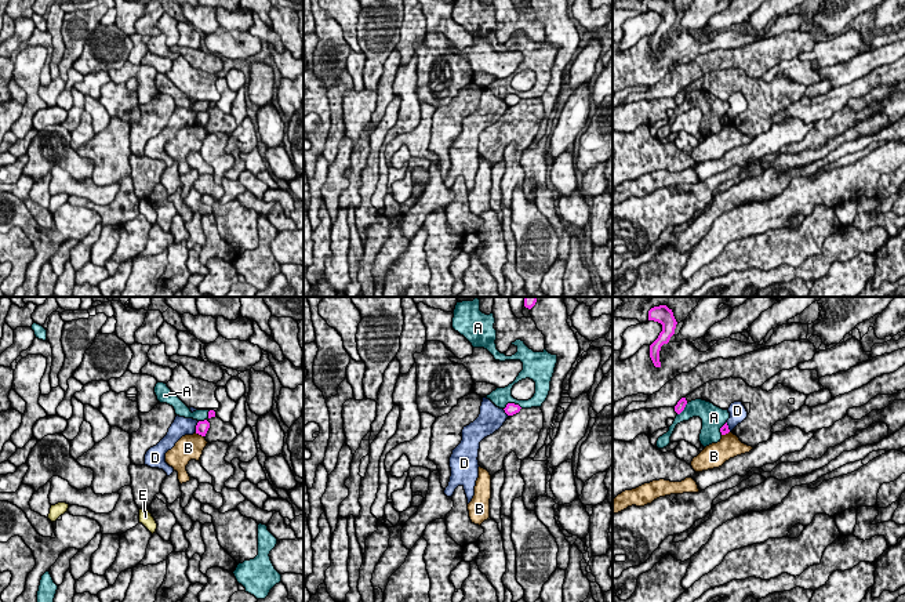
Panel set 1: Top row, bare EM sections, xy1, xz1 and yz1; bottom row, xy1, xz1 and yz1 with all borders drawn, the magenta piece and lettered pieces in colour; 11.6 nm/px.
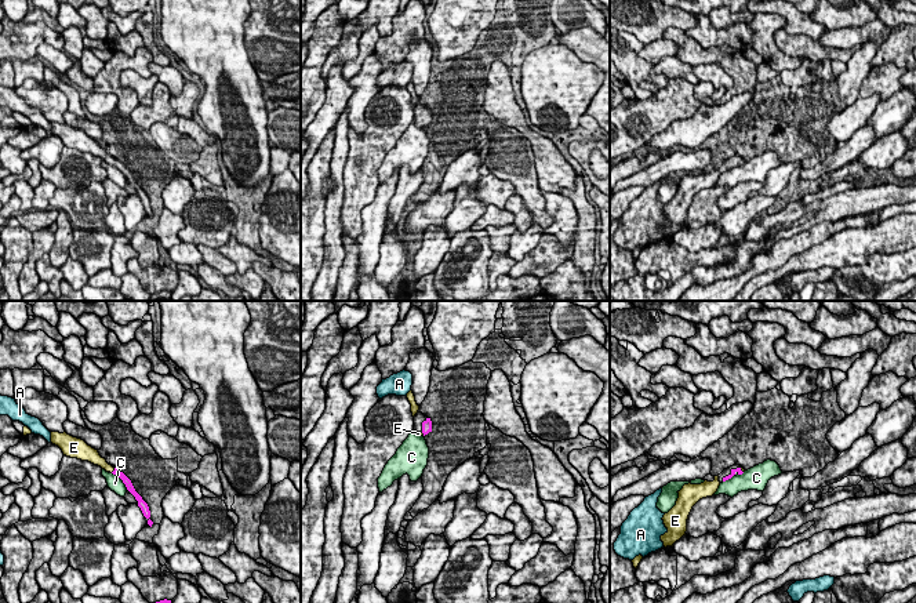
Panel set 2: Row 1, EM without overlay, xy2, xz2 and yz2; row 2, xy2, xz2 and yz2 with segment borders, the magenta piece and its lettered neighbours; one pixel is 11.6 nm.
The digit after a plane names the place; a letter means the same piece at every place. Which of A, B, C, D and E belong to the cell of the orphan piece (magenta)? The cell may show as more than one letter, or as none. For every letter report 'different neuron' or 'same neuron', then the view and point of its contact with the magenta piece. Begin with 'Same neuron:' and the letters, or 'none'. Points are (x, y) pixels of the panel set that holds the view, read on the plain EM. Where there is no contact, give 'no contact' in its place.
Same neuron: E
A: different neuron; contact xz1 (512, 94)
B: different neuron; contact xy1 (199, 124)
C: different neuron; contact xy2 (122, 170)
D: different neuron; contact xy1 (196, 118)
E: same neuron; contact xy2 (113, 162)

